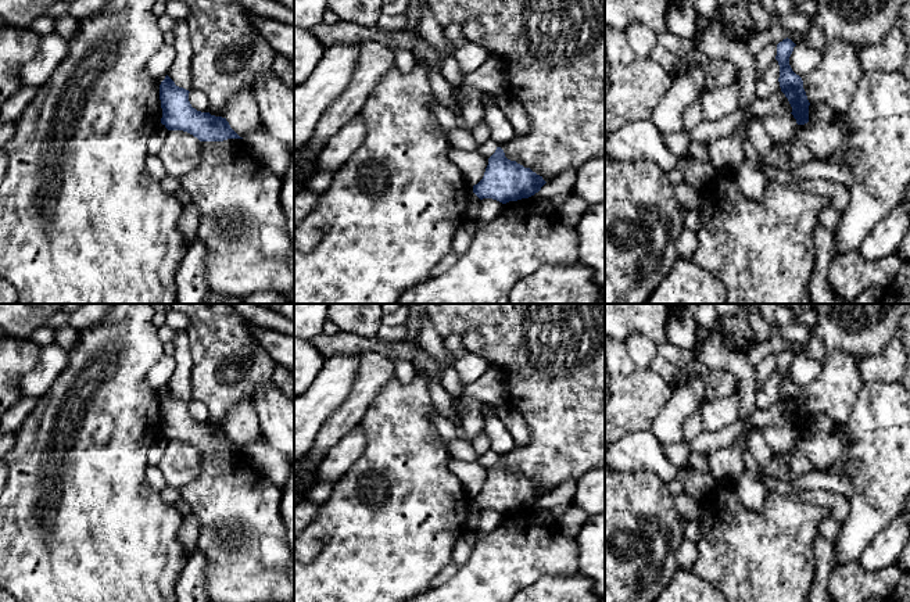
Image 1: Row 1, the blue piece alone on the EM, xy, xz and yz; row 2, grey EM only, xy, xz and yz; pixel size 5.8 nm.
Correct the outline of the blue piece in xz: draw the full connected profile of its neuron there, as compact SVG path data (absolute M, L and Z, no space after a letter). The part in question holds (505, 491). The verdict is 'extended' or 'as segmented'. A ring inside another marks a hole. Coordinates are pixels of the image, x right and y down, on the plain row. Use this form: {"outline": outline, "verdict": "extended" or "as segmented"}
{"outline": "M501 458L488 469L483 490L473 497L480 509L492 509L502 515L529 509L538 504L547 492L542 487L505 467Z", "verdict": "as segmented"}

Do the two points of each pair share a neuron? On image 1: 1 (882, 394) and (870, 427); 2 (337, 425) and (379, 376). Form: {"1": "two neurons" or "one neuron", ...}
{"1": "one neuron", "2": "one neuron"}

